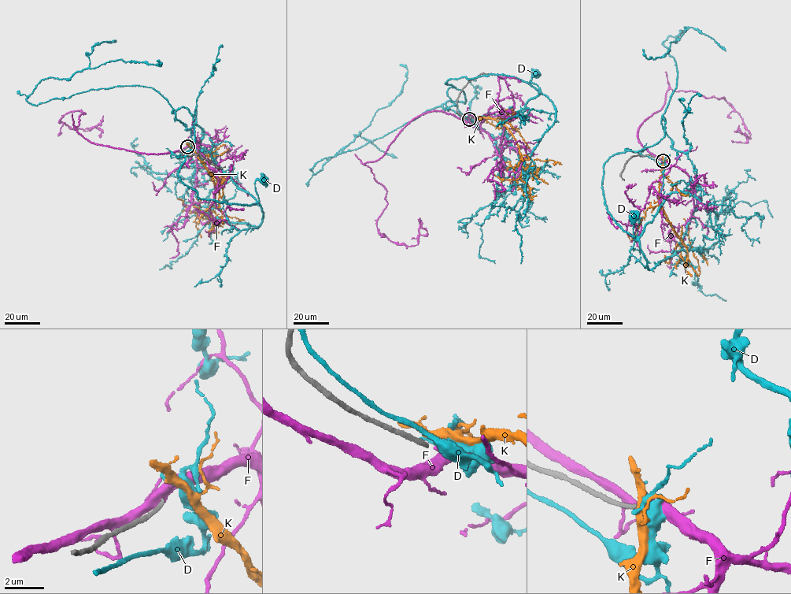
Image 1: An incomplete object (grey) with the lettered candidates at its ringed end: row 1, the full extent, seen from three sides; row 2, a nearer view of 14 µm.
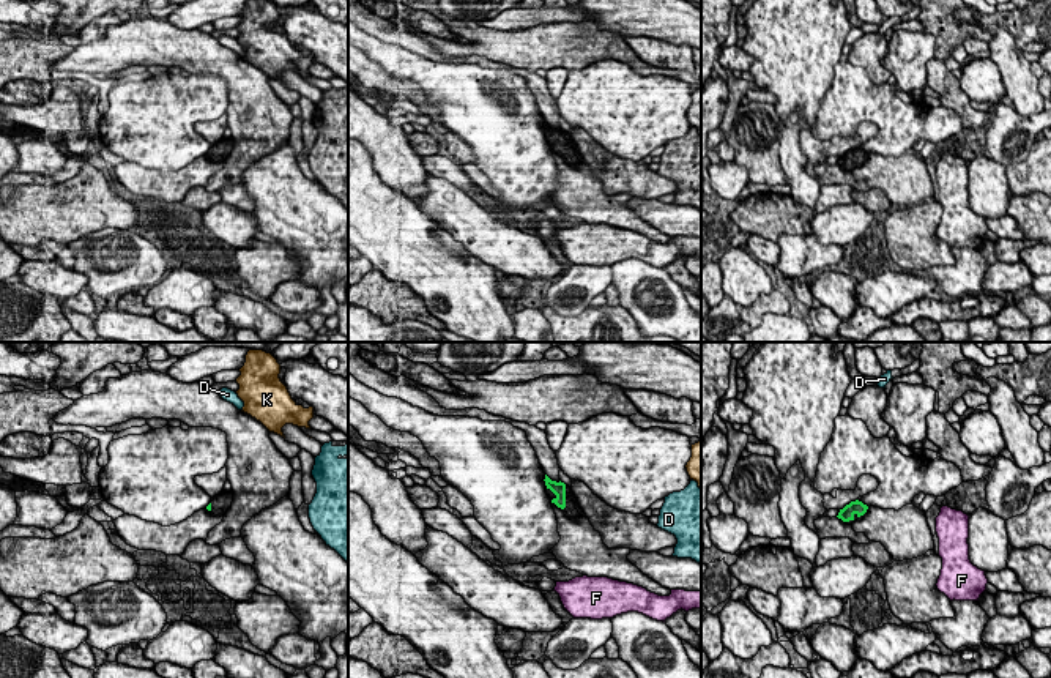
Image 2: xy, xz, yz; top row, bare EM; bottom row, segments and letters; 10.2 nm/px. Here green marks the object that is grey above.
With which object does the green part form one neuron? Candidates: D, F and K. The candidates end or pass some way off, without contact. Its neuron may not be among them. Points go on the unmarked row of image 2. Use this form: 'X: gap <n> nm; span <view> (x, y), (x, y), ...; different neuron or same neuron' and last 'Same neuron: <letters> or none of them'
D: gap 950 nm; span xz (564, 153), (657, 171); different neuron
F: gap 700 nm; span yz (867, 155), (936, 164); same neuron
K: gap 1250 nm; span xz (564, 131), (686, 114); different neuron
Same neuron: F

